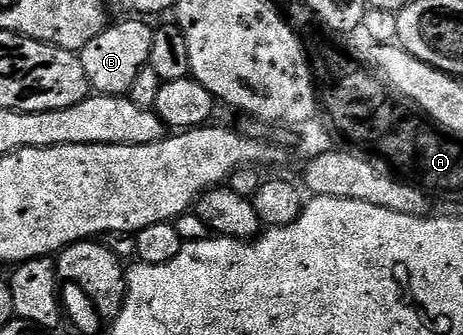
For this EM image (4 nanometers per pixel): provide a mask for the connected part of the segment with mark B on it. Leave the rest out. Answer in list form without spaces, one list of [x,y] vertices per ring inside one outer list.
[[[121,18],[118,22],[110,23],[79,53],[83,62],[83,74],[87,74],[89,87],[94,93],[103,96],[123,96],[128,94],[135,78],[139,78],[139,70],[147,67],[151,54],[151,42],[154,29],[148,28],[146,21],[141,18]]]

